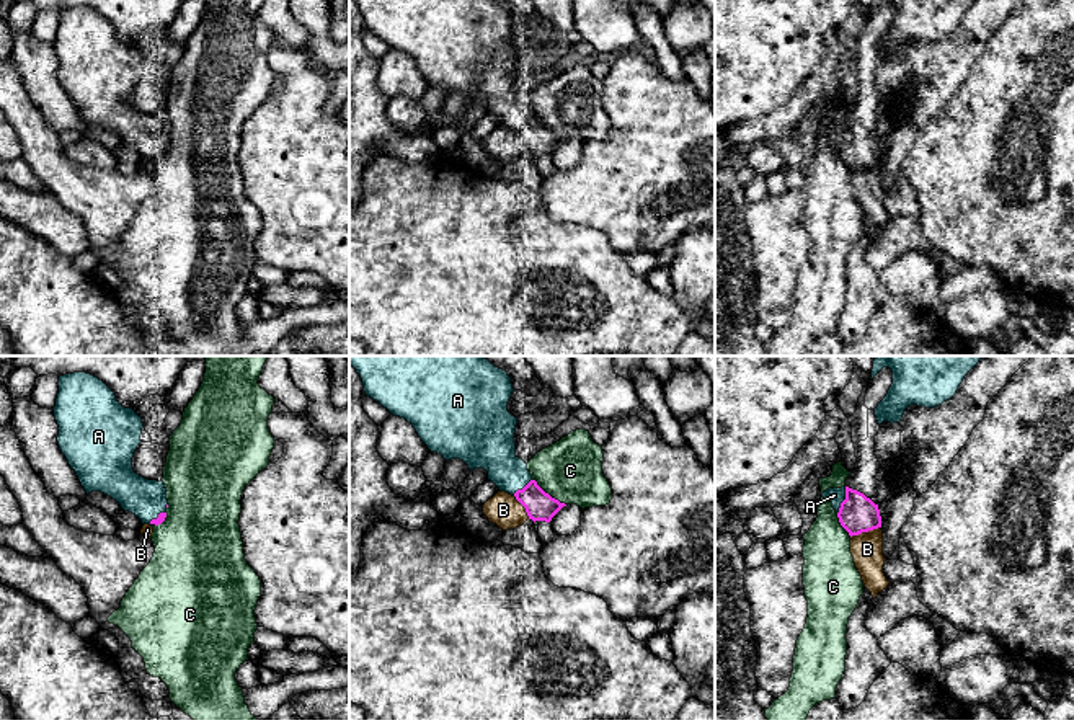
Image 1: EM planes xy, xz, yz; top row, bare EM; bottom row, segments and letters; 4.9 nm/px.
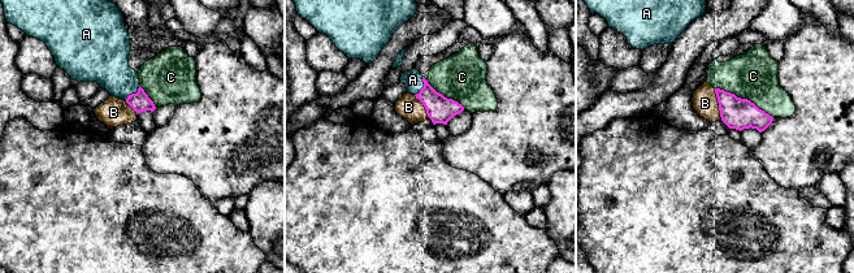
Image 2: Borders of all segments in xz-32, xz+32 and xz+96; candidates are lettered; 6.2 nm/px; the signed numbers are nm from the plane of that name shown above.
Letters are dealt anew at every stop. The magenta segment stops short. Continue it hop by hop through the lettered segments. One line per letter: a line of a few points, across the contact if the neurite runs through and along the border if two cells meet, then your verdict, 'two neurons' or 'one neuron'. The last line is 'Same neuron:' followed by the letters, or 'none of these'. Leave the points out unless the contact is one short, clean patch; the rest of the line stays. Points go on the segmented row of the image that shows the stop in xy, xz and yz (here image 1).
A: one neuron
B: two neurons
C: two neurons
Same neuron: A

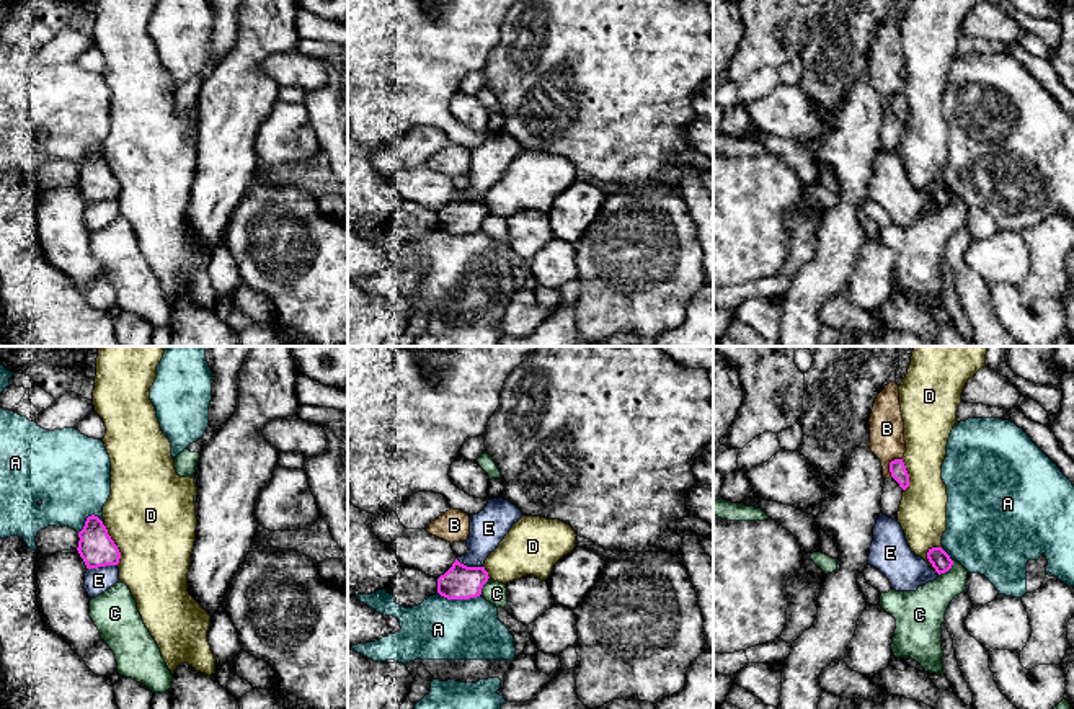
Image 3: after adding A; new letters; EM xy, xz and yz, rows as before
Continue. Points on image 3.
A: two neurons
B: two neurons
C: line yz (954, 561), (939, 575); two neurons
D: two neurons
E: line xy (116, 564), (88, 569); two neurons
Same neuron: none of these

